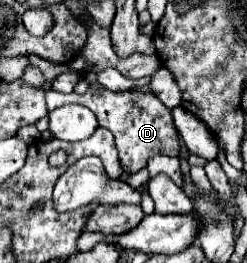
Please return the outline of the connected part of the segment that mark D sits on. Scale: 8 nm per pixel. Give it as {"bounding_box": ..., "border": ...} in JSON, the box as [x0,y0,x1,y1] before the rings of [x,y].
{"bounding_box":[46,82,178,172],"border":[[[98,82],[90,84],[86,94],[62,94],[56,90],[46,90],[46,104],[48,111],[56,110],[64,104],[82,104],[88,106],[102,128],[108,128],[116,138],[116,148],[120,152],[120,162],[124,166],[124,172],[138,172],[140,168],[146,168],[148,158],[156,154],[178,154],[178,136],[172,122],[170,110],[154,96],[144,94],[140,90],[128,90],[128,92],[110,92],[102,88]]]}

